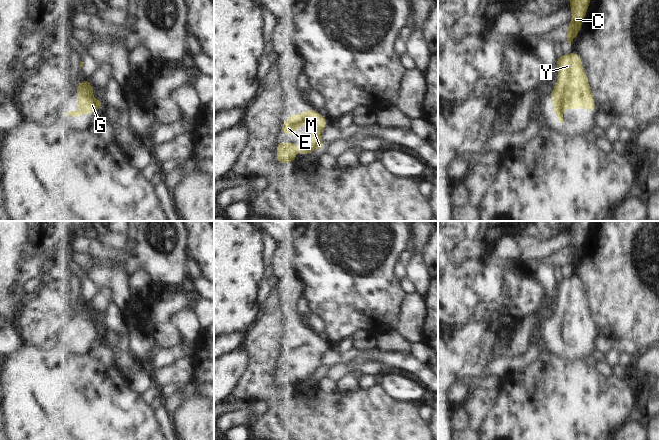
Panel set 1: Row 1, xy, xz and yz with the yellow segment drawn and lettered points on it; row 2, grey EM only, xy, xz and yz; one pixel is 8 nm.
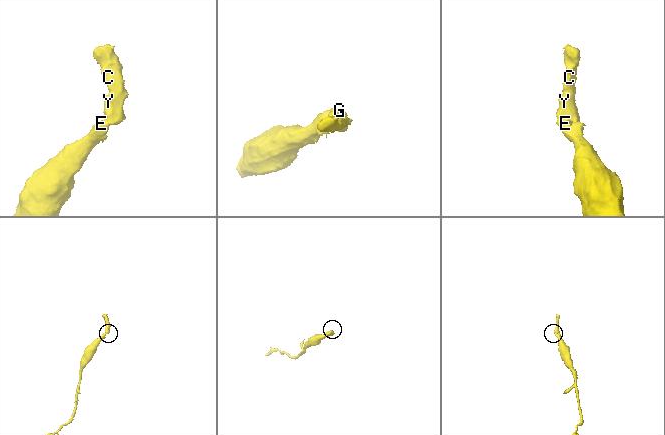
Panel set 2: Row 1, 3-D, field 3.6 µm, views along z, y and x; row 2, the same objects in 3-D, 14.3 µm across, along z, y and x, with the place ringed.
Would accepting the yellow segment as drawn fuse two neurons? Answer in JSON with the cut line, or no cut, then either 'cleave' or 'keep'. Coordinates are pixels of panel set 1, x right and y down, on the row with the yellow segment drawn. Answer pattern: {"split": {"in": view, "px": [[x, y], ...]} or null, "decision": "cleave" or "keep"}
{"split": null, "decision": "keep"}

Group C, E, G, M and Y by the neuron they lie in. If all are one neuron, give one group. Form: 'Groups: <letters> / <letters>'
Groups: C E G M Y.

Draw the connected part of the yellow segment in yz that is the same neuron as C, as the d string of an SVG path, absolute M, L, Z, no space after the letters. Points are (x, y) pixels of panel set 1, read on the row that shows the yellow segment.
M571 0L570 9L572 11L572 19L570 26L565 33L567 41L570 44L577 37L585 18L589 3L590 0Z

